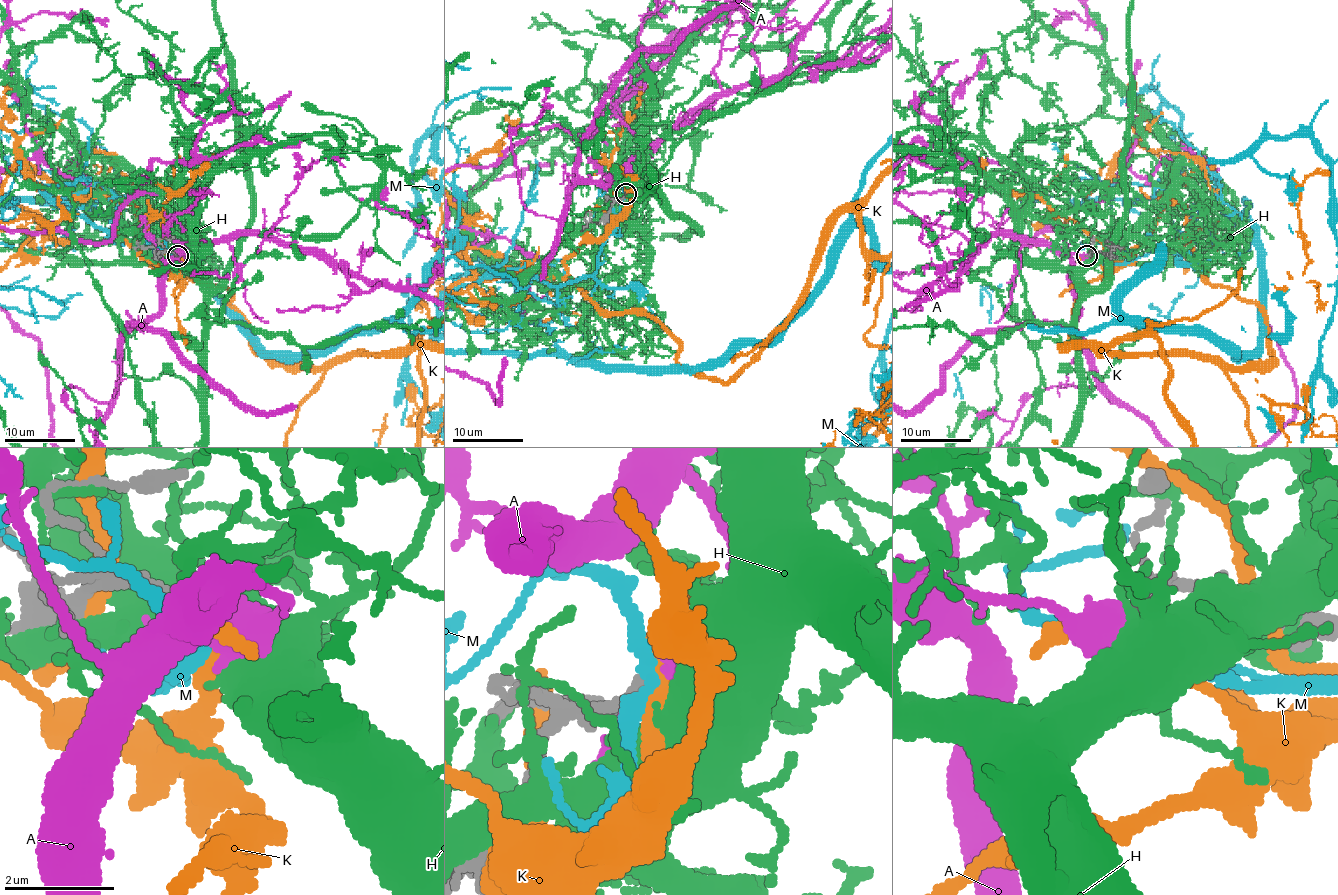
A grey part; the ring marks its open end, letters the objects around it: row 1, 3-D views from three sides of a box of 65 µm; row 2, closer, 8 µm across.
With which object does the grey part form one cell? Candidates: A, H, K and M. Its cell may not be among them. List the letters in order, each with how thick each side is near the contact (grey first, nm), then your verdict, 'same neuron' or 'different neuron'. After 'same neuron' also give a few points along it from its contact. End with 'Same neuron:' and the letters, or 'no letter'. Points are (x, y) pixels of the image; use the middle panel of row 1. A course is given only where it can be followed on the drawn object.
A: calibres 240 and 400 nm; different neuron
H: calibres 280 and 260 nm; different neuron
K: calibres 240 and 240 nm; different neuron
M: calibres 240 and 280 nm; different neuron
Same neuron: no letter

